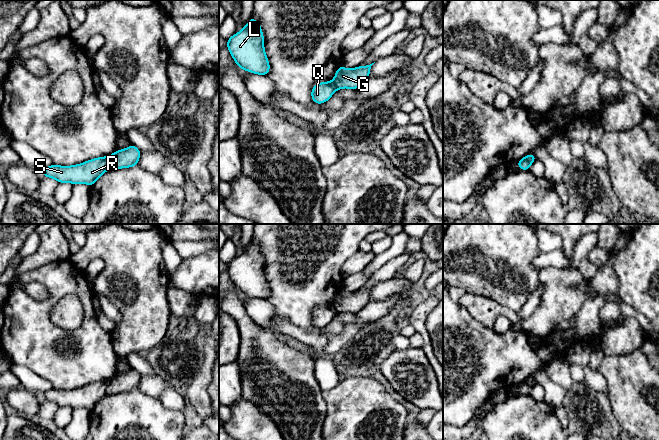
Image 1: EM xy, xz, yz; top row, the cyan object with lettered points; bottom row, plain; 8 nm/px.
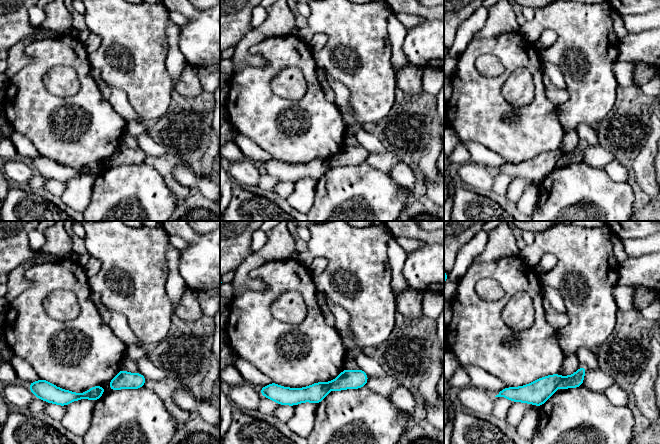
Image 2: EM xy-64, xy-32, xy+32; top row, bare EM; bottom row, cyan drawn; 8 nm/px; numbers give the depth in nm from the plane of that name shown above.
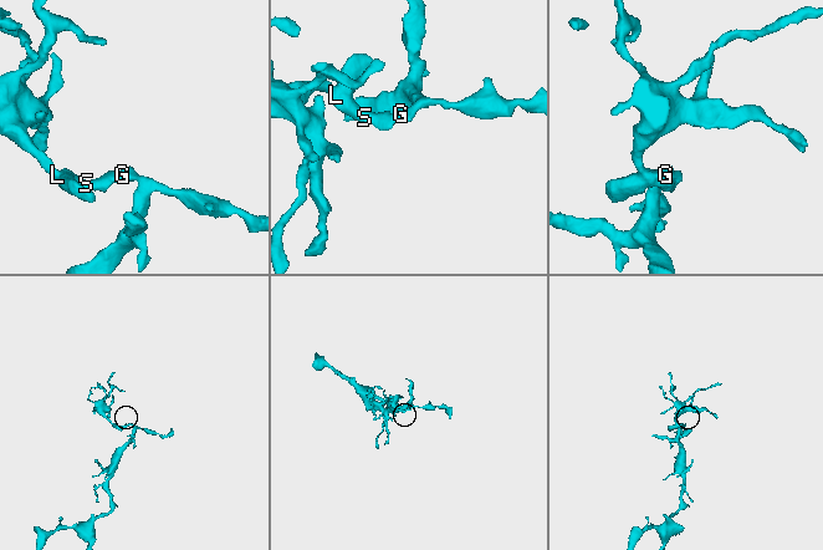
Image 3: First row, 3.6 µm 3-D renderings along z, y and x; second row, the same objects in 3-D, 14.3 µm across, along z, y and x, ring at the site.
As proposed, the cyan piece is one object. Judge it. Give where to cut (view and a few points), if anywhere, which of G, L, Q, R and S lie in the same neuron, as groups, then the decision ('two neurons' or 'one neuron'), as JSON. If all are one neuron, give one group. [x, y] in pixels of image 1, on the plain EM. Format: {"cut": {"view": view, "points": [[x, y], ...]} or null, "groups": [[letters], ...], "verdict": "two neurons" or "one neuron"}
{"cut": {"view": "xy", "points": [[110, 380], [106, 392]]}, "groups": [["G"], ["L", "Q", "R", "S"]], "verdict": "two neurons"}

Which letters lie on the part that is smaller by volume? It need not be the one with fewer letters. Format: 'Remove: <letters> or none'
Remove: L, Q, R, S

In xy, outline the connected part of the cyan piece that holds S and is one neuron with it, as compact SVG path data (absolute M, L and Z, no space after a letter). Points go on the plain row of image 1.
M110 380L98 381L72 390L52 388L46 391L41 399L56 403L60 407L84 407L90 411L107 395Z

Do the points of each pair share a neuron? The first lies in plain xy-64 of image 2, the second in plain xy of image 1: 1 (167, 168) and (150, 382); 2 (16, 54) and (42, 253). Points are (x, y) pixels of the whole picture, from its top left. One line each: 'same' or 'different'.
1: same
2: same

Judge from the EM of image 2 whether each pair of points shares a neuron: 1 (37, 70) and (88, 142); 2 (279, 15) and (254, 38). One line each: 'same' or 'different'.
1: same
2: same

